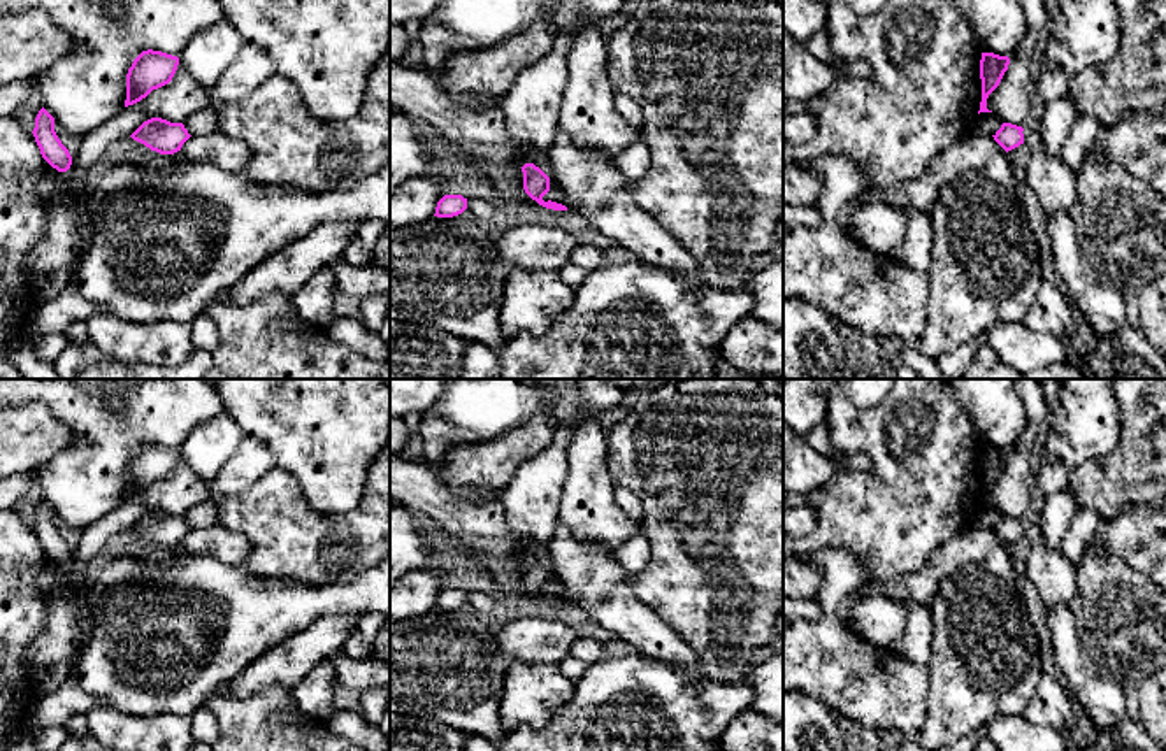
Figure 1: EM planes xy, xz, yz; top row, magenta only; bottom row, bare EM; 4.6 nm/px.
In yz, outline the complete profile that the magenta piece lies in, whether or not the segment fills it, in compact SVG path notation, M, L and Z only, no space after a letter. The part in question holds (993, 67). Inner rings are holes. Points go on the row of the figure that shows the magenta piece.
M982 53L980 79L982 79L982 102L980 112L992 112L987 109L989 95L999 86L1004 72L1008 70L1010 58L994 53Z

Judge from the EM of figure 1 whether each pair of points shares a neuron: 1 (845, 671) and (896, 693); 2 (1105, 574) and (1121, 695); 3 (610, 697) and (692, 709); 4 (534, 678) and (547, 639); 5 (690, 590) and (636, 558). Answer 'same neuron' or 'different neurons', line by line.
1: same neuron
2: same neuron
3: same neuron
4: different neurons
5: different neurons

